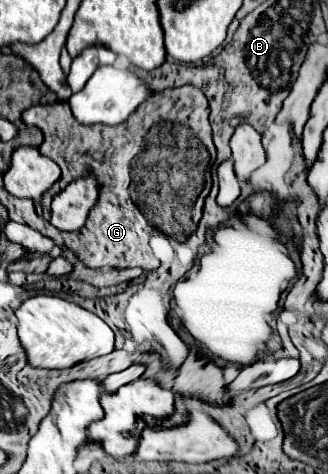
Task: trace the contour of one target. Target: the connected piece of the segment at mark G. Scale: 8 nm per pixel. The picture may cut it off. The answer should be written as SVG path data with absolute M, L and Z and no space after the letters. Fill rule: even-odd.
M195 86L167 88L163 92L151 94L135 110L135 114L129 116L127 122L117 124L117 126L105 126L105 124L83 126L75 122L67 102L55 102L51 106L31 106L23 114L23 120L43 130L45 140L39 146L39 150L47 150L47 156L55 160L61 168L61 178L41 198L43 217L39 217L37 231L45 236L51 236L57 246L73 250L87 268L139 266L143 270L155 270L159 266L159 260L153 256L149 248L149 236L153 228L151 224L147 224L145 216L139 212L139 208L135 206L129 194L131 160L139 154L139 144L143 144L143 136L149 132L153 124L161 120L173 120L179 124L187 124L187 118L207 118L207 116L209 116L207 98ZM87 170L93 172L99 180L99 202L91 208L89 218L83 228L72 232L59 231L48 222L51 216L51 202L57 192L61 192L71 180L83 176Z

